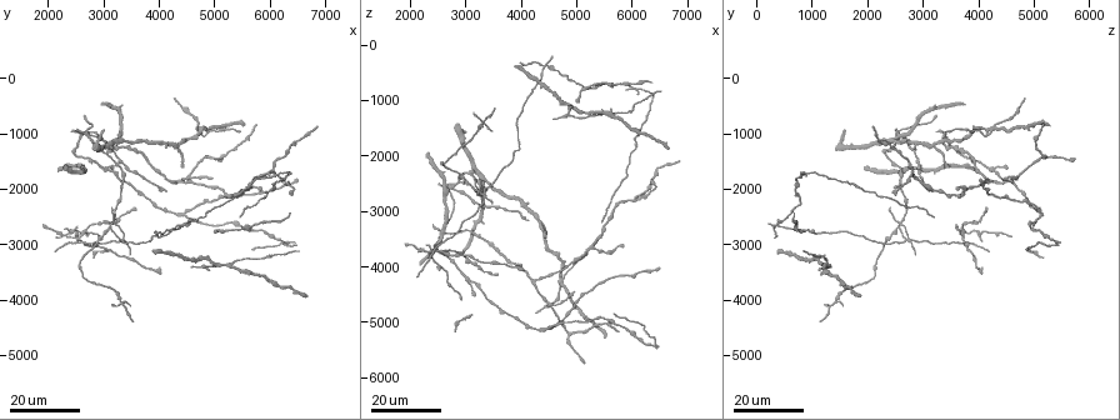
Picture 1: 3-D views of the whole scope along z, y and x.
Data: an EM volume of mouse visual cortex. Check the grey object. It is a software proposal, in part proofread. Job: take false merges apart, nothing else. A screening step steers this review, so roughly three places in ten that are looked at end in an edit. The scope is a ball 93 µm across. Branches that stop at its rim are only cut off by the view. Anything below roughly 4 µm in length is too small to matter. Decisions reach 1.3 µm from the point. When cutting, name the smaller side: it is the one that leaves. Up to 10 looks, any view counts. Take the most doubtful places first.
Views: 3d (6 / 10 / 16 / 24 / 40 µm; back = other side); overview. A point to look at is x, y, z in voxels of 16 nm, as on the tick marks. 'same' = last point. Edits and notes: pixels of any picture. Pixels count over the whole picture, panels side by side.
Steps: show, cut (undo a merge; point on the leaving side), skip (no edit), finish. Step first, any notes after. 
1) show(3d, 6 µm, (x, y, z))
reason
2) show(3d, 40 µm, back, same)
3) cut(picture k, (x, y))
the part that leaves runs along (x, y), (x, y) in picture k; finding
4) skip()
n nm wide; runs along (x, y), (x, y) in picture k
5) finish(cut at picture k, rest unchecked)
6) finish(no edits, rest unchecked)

show(3d, 24 µm, (5250, 3350, 1250))

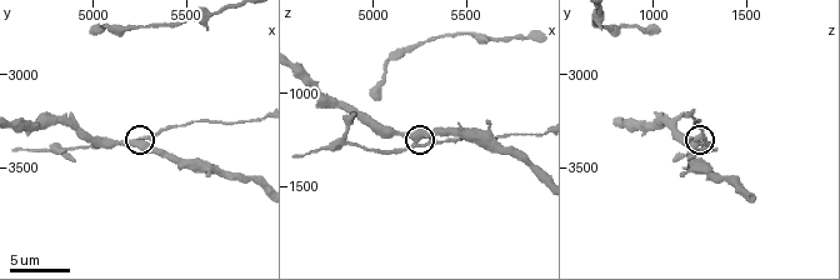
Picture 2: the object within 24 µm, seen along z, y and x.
show(3d, 6 µm, (5220, 3360, 1280))

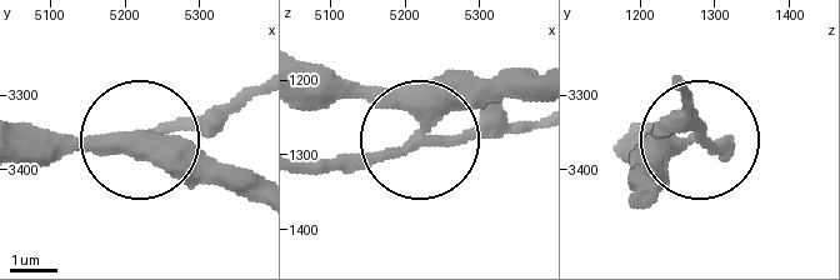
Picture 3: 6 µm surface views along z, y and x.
cut(picture 3, (208, 111))
side arm 11 µm; the part that leaves runs along (424, 145), (539, 125) in picture 3; two neurons meet here

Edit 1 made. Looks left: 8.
show(overview)

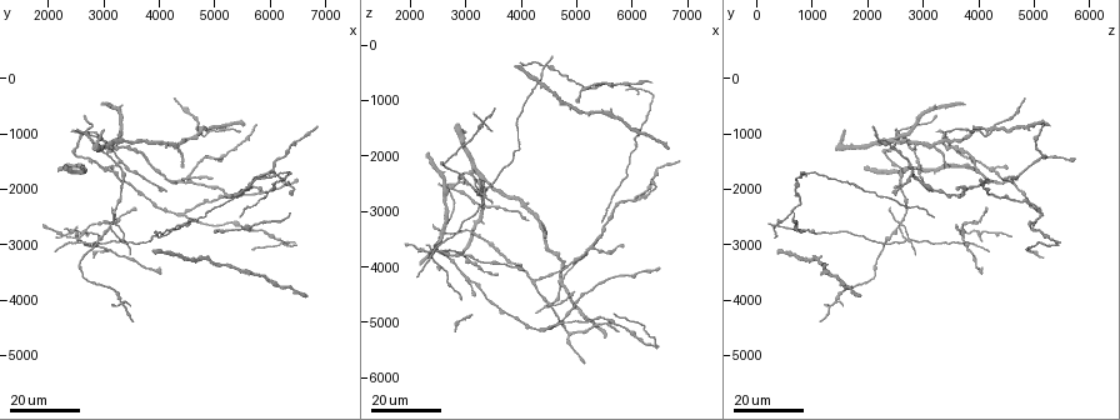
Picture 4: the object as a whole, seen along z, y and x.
show(3d, 24 µm, (2350, 2850, 3700))
side arm on a straight run

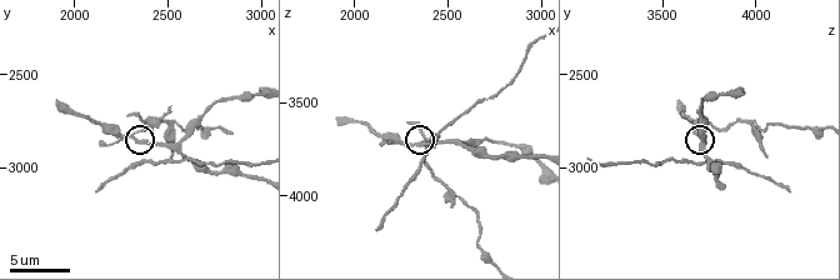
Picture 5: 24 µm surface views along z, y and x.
show(3d, 10 µm, (2300, 2820, 3720))
zoom in

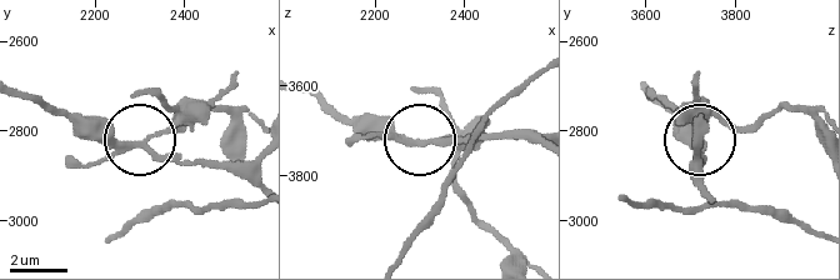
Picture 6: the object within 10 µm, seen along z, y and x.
show(3d, 10 µm, back, (2320, 2825, 3725))

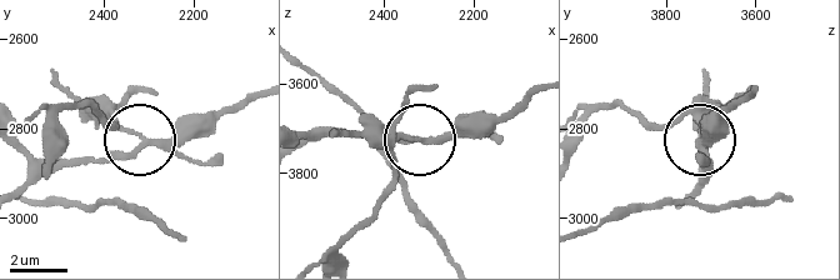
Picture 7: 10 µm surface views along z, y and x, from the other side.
cut(picture 7, (200, 165))
190 nm wide; the part that leaves runs along (156, 146), (116, 115), (109, 128), (80, 106), (30, 113) in picture 7; two neurons meet here

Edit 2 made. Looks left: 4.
show(3d, 16 µm, (3350, 4050, 1400))
small branch off a trunk

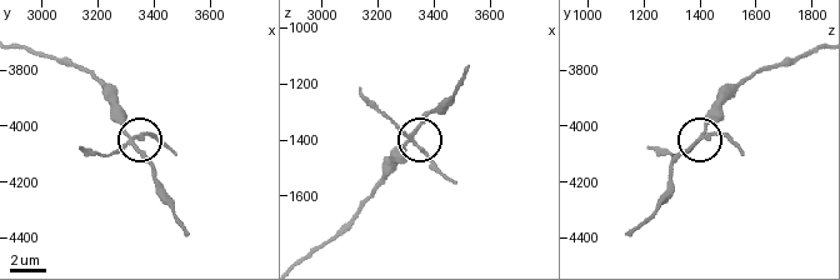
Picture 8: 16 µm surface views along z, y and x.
show(3d, 10 µm, (3320, 4070, 1380))

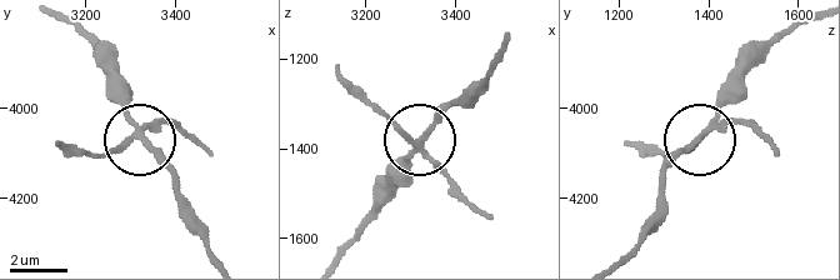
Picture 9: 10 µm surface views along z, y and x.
skip()
180 nm wide; runs along (66, 21), (106, 71), (135, 129), (90, 158) in picture 9; all the same neuron

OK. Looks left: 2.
show(3d, 24 µm, (2750, 1100, 2550))
two arms in line, one across

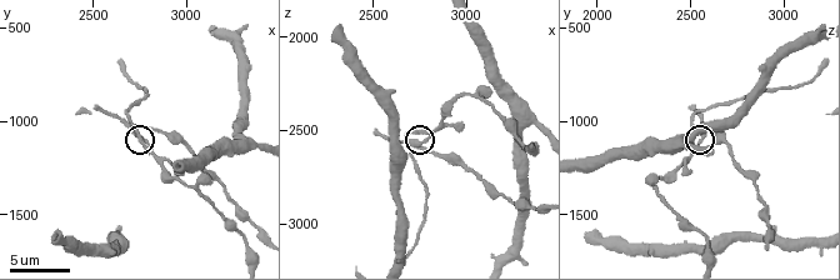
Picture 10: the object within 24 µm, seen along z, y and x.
show(3d, 6 µm, (2780, 1120, 2540))

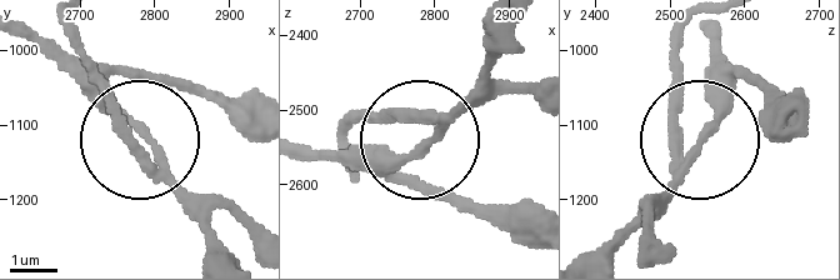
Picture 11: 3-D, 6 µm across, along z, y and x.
cut(picture 11, (119, 111))
210 nm wide; a second neuron is stuck on

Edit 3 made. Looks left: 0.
finish(cut at picture 3, cut at picture 7, cut at picture 11, rest unchecked)

